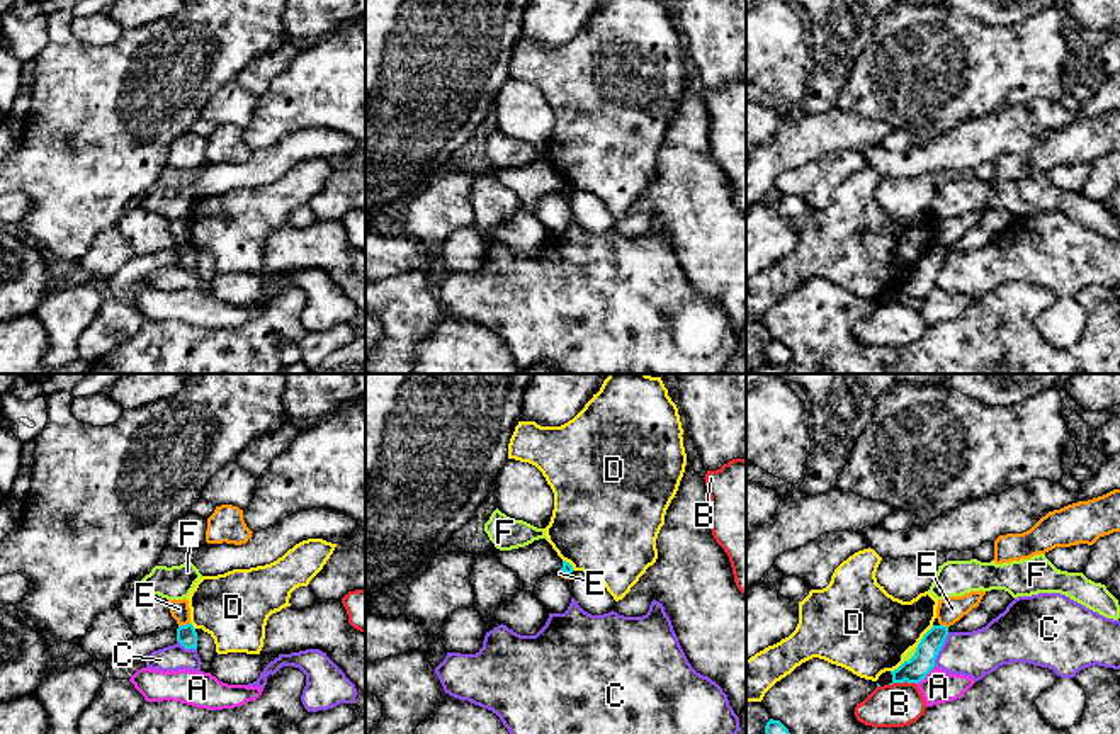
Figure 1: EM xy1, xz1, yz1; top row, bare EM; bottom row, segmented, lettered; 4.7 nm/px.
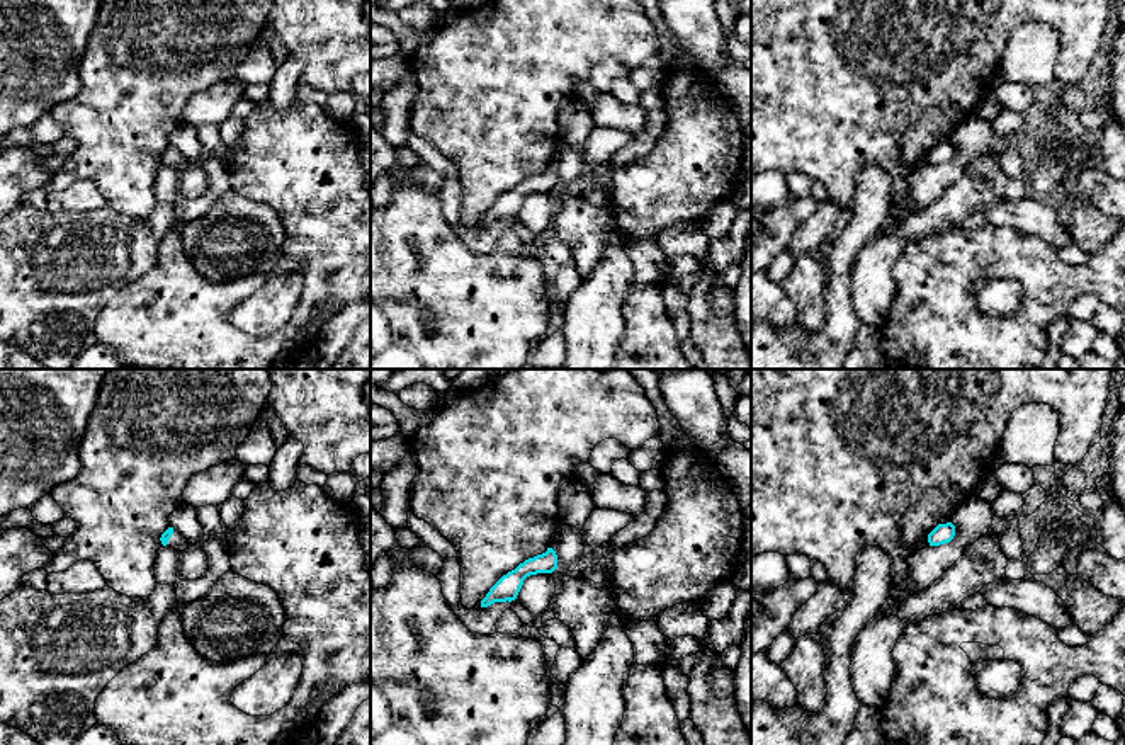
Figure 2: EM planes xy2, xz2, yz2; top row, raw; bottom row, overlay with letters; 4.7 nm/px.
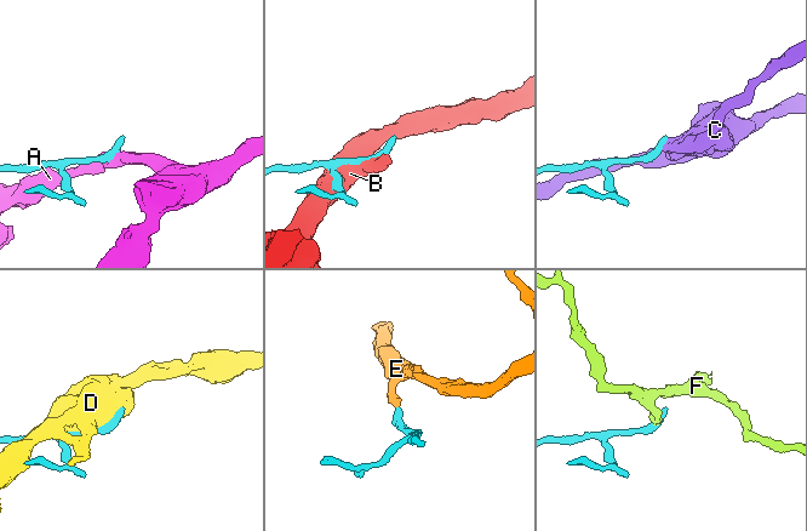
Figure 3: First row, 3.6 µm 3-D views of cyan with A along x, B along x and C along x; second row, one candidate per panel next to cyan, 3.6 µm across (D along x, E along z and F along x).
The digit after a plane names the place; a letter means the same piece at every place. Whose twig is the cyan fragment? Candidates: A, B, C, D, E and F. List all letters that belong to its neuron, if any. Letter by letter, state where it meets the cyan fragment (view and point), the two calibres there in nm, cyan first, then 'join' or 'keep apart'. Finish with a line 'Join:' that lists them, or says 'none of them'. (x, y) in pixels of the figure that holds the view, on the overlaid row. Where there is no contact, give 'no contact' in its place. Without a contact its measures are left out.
A: meets cyan in yz1 at (925, 677); 120 nm thick on the cyan side, 160 nm on the other; keep apart
B: meets cyan in yz1 at (901, 682); 120 nm thick on the cyan side, 200 nm on the other; keep apart
C: meets cyan in yz1 at (940, 648); 120 nm thick on the cyan side, 220 nm on the other; keep apart
D: meets cyan in yz1 at (923, 638); 120 nm thick on the cyan side, 400 nm on the other; keep apart
E: meets cyan in xy1 at (184, 626); 100 nm thick on the cyan side, 90 nm on the other; keep apart
F: meets cyan in yz1 at (913, 656); 120 nm thick on the cyan side, 40 nm on the other; keep apart
Join: none of them

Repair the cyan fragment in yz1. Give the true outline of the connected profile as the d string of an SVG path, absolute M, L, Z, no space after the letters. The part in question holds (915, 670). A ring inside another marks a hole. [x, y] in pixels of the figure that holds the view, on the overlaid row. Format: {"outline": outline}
{"outline": "M933 625L919 641L914 656L891 671L892 683L919 683L935 668L935 659L948 635L948 627Z"}

